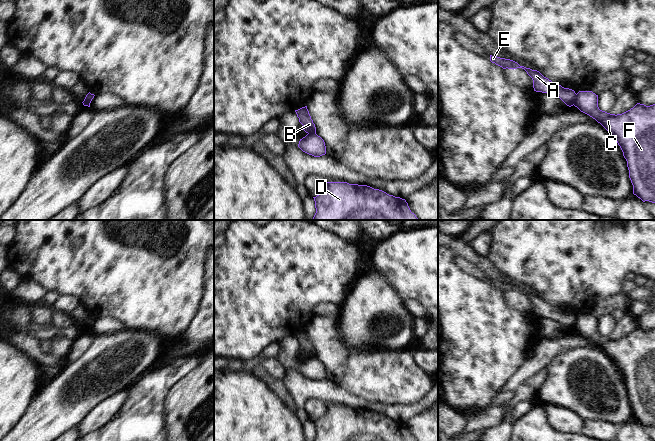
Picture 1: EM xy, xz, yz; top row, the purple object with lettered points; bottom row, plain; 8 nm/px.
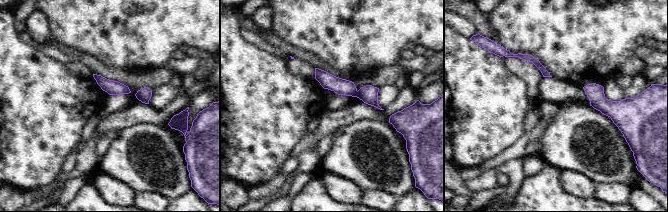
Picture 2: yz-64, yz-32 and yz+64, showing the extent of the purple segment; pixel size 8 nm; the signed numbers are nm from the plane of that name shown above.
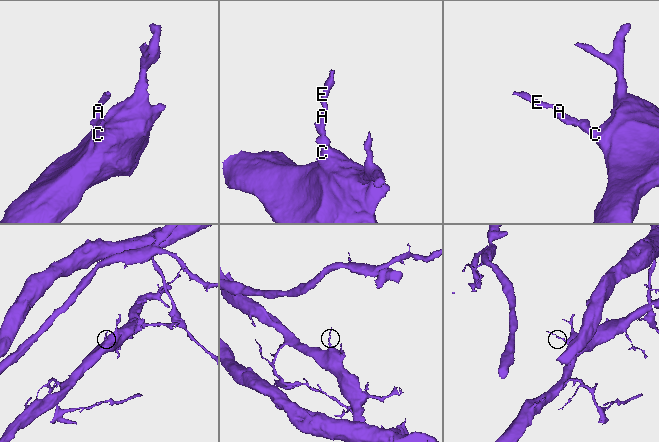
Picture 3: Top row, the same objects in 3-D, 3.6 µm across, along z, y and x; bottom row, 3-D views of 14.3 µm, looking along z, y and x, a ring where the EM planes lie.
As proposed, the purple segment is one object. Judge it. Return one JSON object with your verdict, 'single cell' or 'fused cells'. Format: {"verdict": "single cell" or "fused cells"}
{"verdict": "fused cells"}

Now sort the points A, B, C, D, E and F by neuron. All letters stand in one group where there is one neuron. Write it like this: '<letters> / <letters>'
A B E / C D F

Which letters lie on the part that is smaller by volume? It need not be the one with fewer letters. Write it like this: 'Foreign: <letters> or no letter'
Foreign: A, B, E

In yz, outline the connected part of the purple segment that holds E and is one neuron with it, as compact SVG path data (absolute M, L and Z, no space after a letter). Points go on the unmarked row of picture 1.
M490 279L490 285L502 291L503 293L524 293L533 304L534 315L547 317L559 321L569 331L575 328L577 318L574 314L564 312L561 309L552 306L548 302L544 301L539 295L520 290L517 286L513 284L500 282L497 280Z

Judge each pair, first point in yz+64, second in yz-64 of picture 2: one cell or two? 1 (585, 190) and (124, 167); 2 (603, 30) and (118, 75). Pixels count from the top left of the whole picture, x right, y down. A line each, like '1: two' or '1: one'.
1: two
2: two

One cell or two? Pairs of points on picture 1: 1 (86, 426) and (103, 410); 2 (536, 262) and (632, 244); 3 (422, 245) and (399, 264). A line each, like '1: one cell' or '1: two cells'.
1: one cell
2: one cell
3: one cell

